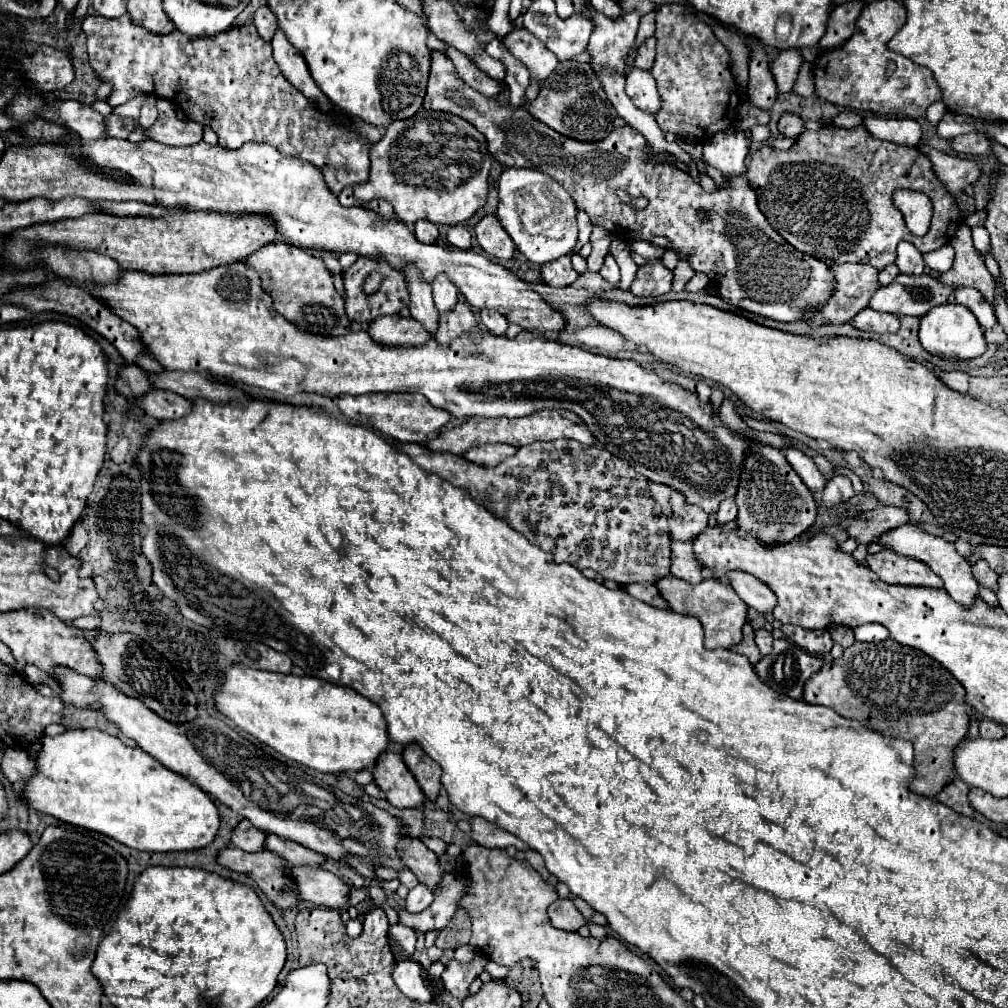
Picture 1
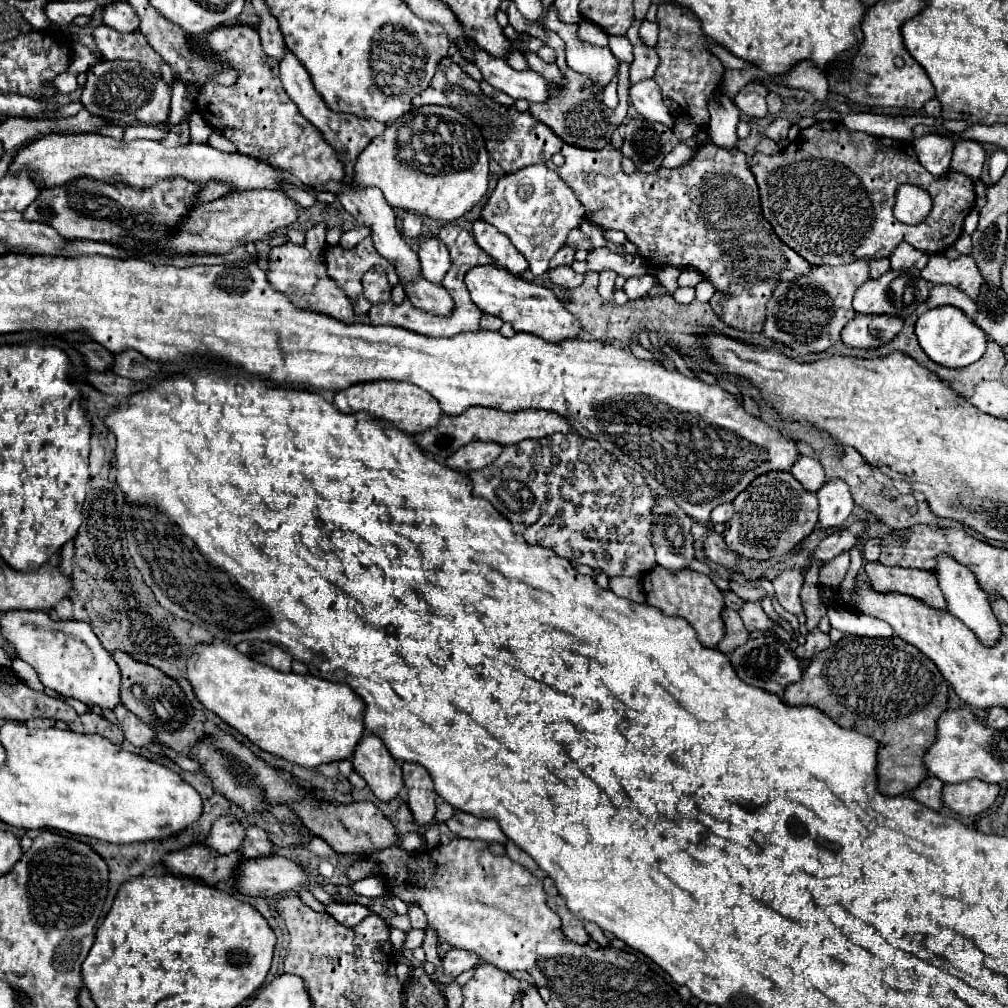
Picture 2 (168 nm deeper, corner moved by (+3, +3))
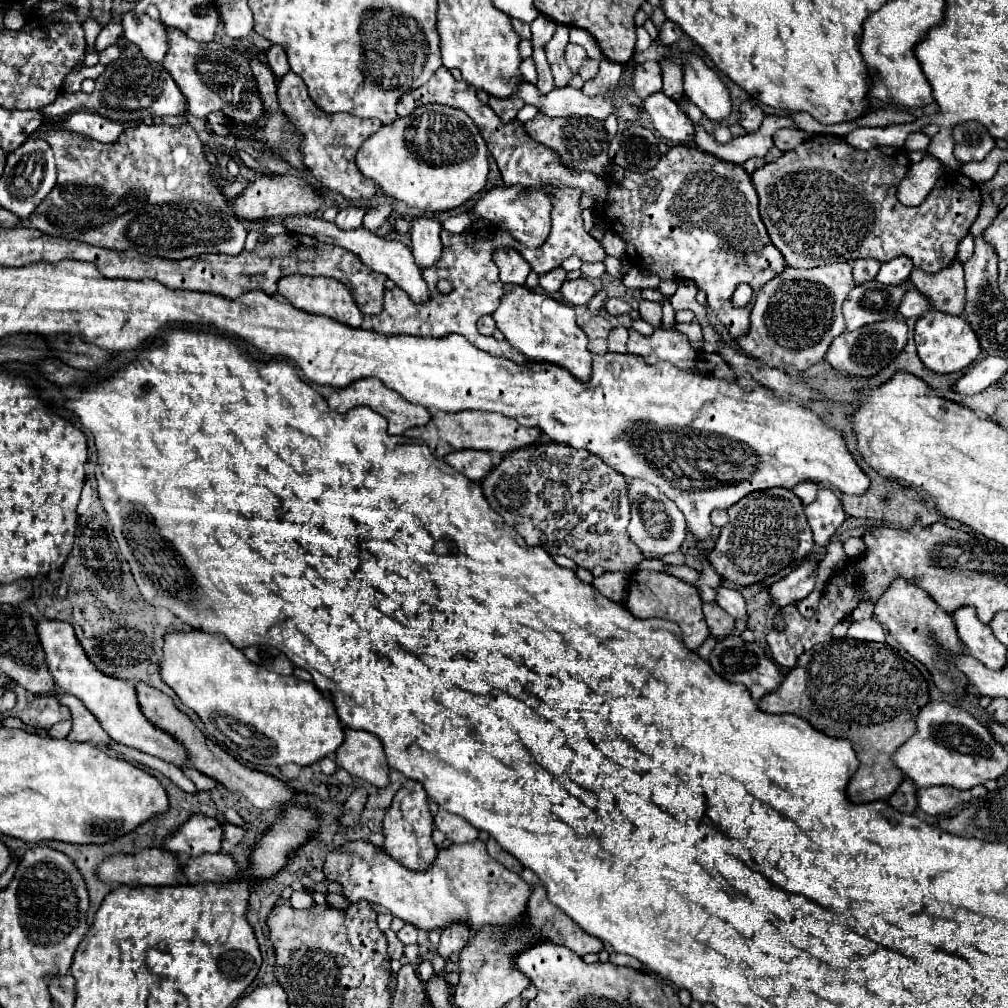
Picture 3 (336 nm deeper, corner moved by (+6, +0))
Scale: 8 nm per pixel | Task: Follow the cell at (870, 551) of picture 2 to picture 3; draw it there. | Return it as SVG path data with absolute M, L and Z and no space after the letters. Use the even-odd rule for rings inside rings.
M849 538L843 542L843 548L845 548L845 554L851 558L851 560L857 560L865 554L865 542L863 538Z

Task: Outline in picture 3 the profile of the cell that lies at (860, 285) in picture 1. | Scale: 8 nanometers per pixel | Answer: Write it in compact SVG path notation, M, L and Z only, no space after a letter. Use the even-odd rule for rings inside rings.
M839 262L839 264L827 264L827 266L819 266L813 270L797 270L797 268L785 268L785 272L781 276L775 276L771 282L767 282L757 298L755 298L755 306L751 310L751 330L747 336L737 338L737 344L749 354L755 356L759 360L763 360L767 366L773 368L783 368L785 364L789 366L789 370L797 370L797 372L805 372L809 366L813 366L815 362L823 360L823 356L827 354L831 342L845 330L845 322L843 322L843 312L841 312L841 304L847 298L847 294L853 290L855 282L853 282L853 274L851 274L851 264L849 262Z

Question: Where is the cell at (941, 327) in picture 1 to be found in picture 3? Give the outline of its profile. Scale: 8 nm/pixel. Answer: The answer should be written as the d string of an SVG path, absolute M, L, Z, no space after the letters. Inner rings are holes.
M929 310L925 316L921 316L915 324L915 346L921 362L939 374L951 374L967 368L981 352L979 340L975 332L969 328L969 324L953 314Z

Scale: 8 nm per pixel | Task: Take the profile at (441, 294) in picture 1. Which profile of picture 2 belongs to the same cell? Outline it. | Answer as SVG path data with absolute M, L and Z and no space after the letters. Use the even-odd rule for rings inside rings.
M422 235L418 257L420 257L422 275L428 281L440 285L442 277L450 269L450 255L448 255L446 245L440 241L440 237L438 235Z

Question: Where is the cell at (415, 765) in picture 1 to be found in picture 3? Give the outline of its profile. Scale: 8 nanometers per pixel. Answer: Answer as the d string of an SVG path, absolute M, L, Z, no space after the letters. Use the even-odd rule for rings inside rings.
M407 780L395 794L383 820L383 832L385 832L383 850L389 852L395 860L401 860L401 864L405 864L411 870L425 870L437 856L437 846L433 844L431 830L433 830L433 816L427 806L427 792L421 782Z

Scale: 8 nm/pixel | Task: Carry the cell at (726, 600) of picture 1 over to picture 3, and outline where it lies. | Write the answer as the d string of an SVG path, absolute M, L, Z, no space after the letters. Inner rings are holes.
M637 570L631 576L629 582L629 596L625 600L625 608L635 614L637 618L653 618L661 616L665 620L673 620L681 626L683 630L683 640L689 650L697 650L707 638L709 638L709 626L703 616L703 600L699 596L699 590L693 584L687 584L685 580L665 574L665 572L655 572L655 570Z

